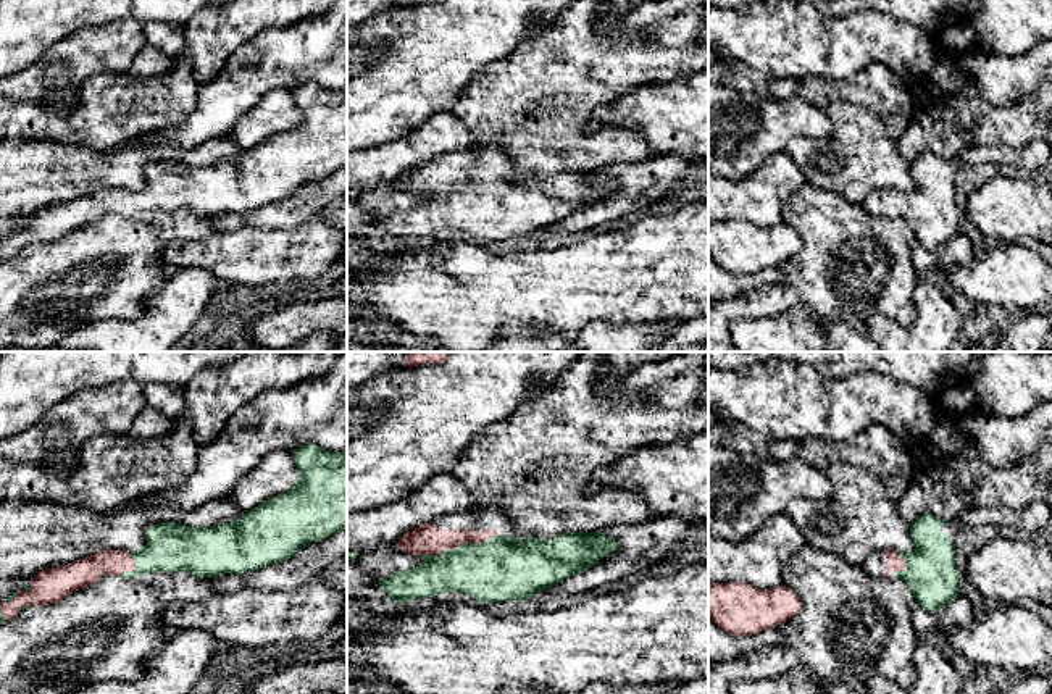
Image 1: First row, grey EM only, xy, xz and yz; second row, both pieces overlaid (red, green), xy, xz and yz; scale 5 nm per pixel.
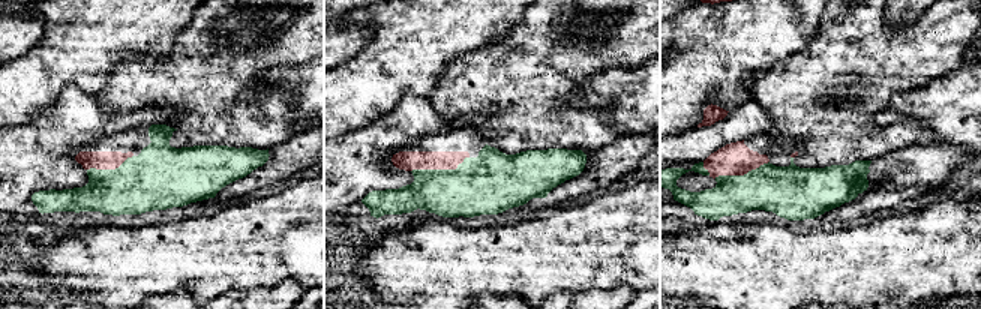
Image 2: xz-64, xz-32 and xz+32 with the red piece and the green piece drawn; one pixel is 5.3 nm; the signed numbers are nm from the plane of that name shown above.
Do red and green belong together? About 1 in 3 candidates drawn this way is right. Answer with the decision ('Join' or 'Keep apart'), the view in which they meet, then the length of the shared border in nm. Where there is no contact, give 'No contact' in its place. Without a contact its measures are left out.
Join. Touches red in xz. Shared border 400 nm

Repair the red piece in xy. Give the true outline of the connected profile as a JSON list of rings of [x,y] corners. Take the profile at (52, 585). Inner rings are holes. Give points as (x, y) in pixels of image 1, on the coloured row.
[[[305,444],[290,452],[300,479],[287,492],[268,499],[234,521],[218,526],[152,525],[147,529],[147,546],[140,552],[100,550],[90,557],[42,570],[21,591],[0,600],[0,623],[11,620],[26,607],[60,602],[79,589],[97,584],[105,576],[129,579],[155,571],[190,571],[195,578],[242,575],[287,560],[302,546],[347,529],[347,449],[329,452],[316,444]]]

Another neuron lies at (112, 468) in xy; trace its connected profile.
[[[184,420],[155,437],[100,434],[79,445],[77,462],[68,470],[56,468],[53,463],[0,458],[0,502],[50,500],[106,512],[132,499],[179,487],[194,473],[197,458],[198,444],[190,424]]]

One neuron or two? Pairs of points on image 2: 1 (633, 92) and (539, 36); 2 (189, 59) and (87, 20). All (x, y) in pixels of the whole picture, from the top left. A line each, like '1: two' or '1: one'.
1: two
2: two

